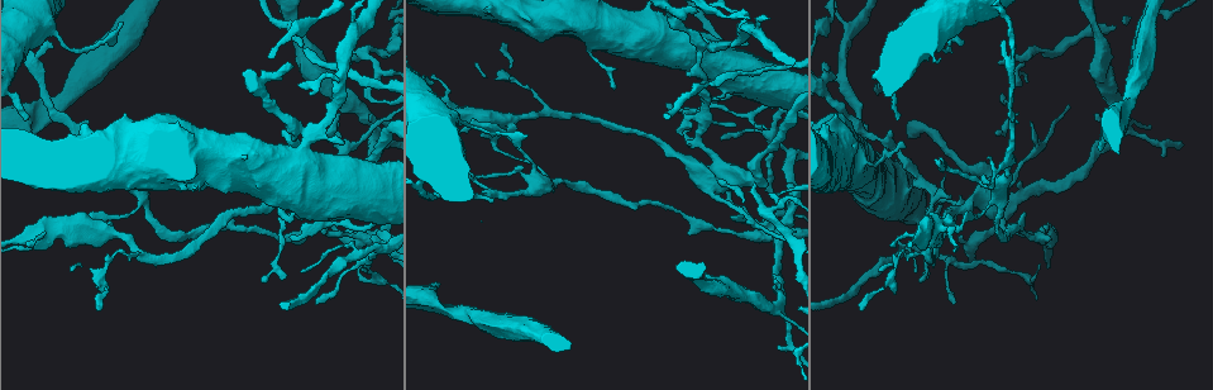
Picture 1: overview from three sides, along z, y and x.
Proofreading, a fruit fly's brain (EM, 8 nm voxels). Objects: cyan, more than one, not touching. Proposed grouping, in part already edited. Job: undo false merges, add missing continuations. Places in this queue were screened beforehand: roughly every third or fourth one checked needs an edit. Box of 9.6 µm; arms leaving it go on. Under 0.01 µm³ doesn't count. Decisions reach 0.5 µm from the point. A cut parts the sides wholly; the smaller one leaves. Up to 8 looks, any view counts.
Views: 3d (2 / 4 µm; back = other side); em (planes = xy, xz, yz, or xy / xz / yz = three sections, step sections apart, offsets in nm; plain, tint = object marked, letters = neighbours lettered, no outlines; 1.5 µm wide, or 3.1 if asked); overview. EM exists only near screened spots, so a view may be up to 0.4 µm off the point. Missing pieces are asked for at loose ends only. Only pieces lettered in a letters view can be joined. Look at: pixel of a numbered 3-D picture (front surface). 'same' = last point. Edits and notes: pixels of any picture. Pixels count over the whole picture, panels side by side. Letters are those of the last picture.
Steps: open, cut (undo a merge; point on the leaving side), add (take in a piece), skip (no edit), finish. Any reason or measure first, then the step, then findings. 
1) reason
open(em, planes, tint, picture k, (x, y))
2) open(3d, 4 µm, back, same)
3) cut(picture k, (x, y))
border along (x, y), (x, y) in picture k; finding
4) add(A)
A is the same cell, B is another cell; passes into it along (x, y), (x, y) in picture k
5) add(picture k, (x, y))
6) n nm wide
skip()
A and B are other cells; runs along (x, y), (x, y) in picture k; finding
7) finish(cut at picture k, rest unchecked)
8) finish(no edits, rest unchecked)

an open end
open(em, yz, step 8, tint, picture 1, (918, 281))

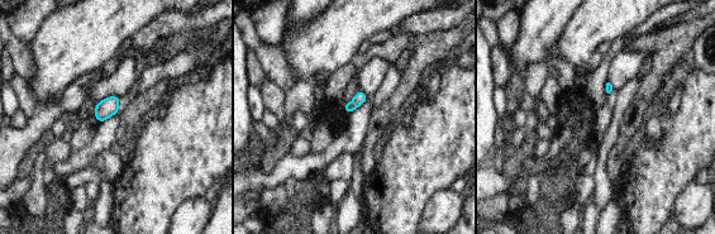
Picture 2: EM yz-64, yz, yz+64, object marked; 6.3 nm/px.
cut it another way
open(em, planes, letters, same)

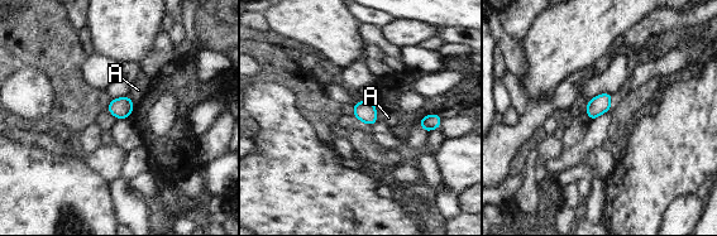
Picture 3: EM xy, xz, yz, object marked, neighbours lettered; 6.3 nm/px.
skip()
A is another cell; border along (374, 104), (378, 119) in picture 3; no lettered piece goes on from it

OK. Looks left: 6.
abrupt turn
open(em, xy, step 4, letters, picture 1, (703, 121))

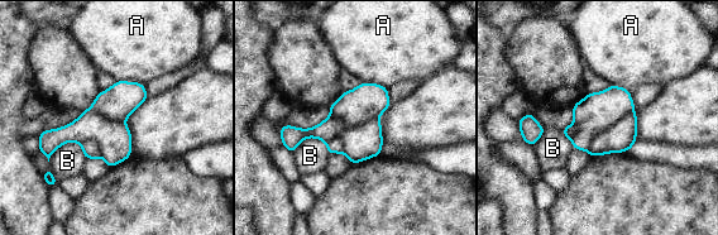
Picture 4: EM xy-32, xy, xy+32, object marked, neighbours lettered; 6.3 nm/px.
another direction
open(em, planes, letters, same)

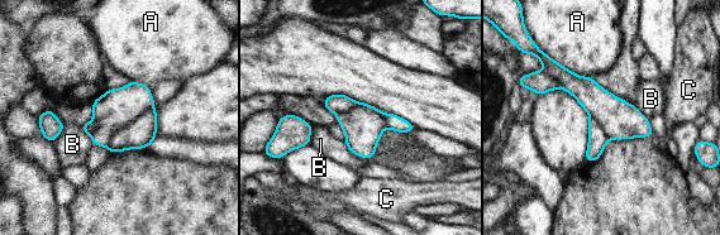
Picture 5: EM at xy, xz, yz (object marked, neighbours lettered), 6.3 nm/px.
A touches over 340 nm
cut(picture 5, (117, 108))
A, B and C are other cells; border along (152, 106), (119, 128), (104, 145) in picture 5; a second neuron is stuck on

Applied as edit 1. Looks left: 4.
free end
open(3d, 2 µm, picture 1, (1094, 115))

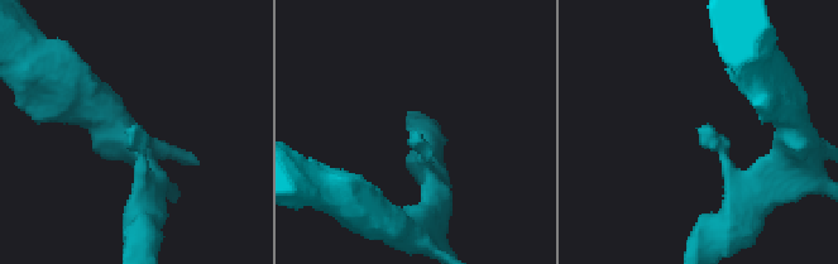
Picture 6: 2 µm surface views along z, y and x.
now the EM
open(em, planes, letters, picture 6, (136, 135))

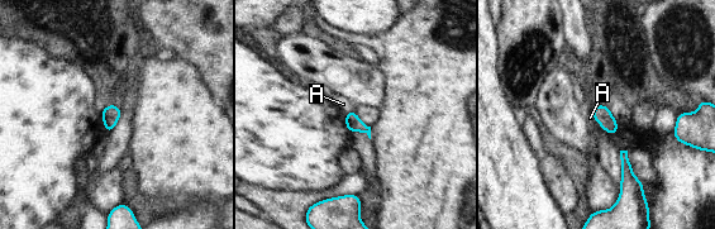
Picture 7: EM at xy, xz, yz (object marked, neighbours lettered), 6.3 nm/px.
skip()
A is another cell; border along (353, 110), (346, 114) in picture 7; no lettered piece goes on from it

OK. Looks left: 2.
finish(cut at picture 5, rest unchecked)

